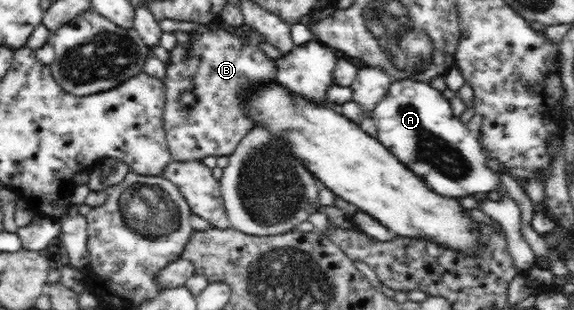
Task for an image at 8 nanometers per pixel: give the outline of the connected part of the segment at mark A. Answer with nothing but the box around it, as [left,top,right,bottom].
[373,78,507,199]

